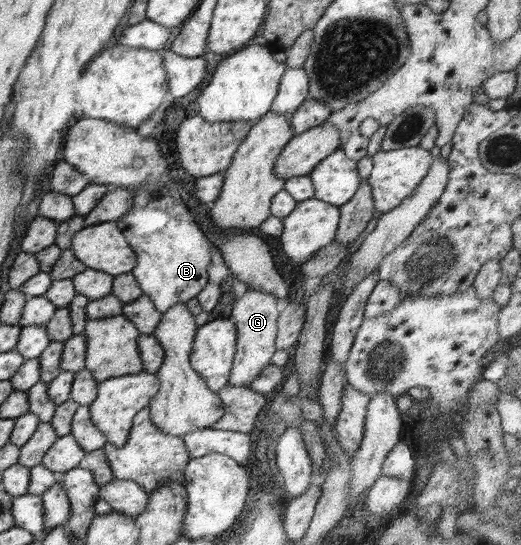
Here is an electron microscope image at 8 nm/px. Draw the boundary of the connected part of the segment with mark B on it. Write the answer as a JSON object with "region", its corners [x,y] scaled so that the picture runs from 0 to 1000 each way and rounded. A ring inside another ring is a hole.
{"region":[[[278,332],[253,352],[259,360],[255,378],[248,389],[226,400],[223,413],[263,468],[263,484],[250,501],[261,510],[267,528],[294,552],[301,572],[313,576],[334,558],[357,556],[359,550],[376,547],[401,517],[397,490],[405,481],[405,444],[386,422],[382,404],[374,404],[370,389],[351,374],[344,360],[345,349],[334,341],[313,339],[301,332]]]}

